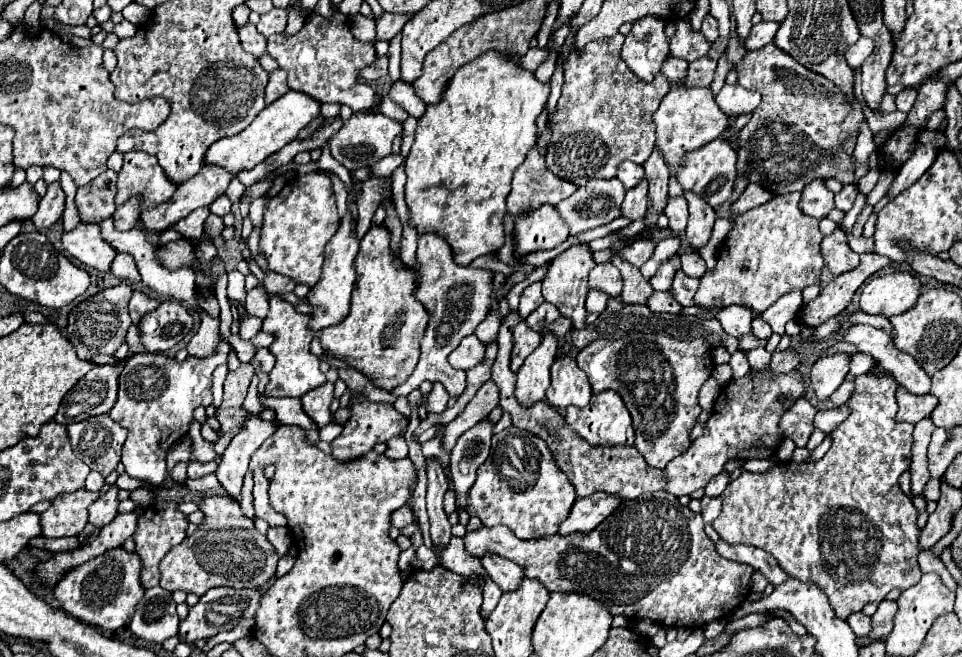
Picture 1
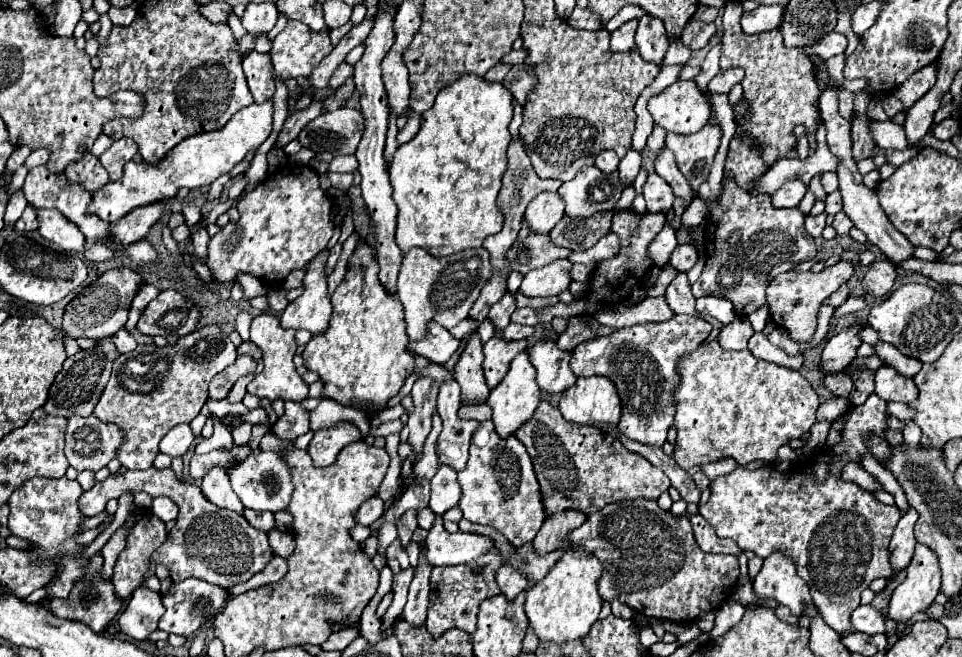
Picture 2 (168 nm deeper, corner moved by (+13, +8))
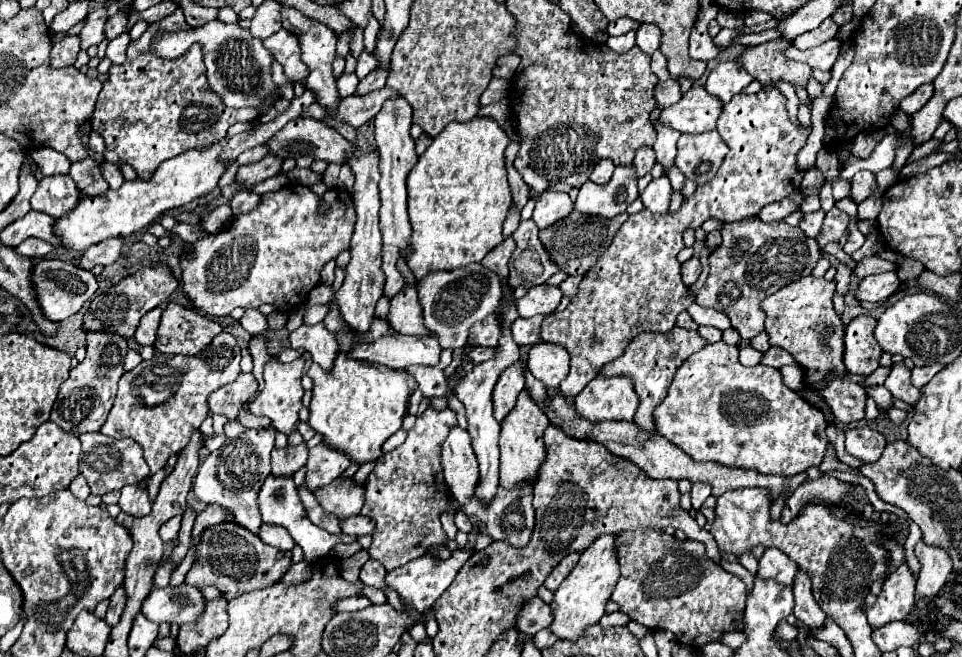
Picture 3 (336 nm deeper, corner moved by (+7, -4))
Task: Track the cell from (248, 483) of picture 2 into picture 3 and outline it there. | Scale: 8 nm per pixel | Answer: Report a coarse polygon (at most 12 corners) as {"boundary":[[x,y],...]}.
{"boundary":[[293,476],[265,478],[257,496],[263,522],[286,528],[316,562],[337,542],[311,526]]}

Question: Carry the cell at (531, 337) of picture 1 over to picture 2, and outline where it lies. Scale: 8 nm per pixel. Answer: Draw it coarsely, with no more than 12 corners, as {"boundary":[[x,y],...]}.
{"boundary":[[495,336],[483,346],[483,372],[495,388],[527,340],[503,344]]}

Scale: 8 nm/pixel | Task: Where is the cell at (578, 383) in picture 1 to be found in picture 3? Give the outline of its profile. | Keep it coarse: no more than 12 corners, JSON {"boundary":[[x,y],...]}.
{"boundary":[[539,342],[529,372],[549,390],[569,374],[569,352]]}

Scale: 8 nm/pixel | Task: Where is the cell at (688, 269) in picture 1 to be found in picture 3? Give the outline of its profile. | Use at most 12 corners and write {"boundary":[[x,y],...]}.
{"boundary":[[699,258],[681,264],[683,284],[691,286],[701,274]]}

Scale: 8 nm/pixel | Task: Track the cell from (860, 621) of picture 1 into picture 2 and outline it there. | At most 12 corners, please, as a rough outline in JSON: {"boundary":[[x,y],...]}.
{"boundary":[[859,606],[851,614],[857,632],[885,634],[883,612]]}

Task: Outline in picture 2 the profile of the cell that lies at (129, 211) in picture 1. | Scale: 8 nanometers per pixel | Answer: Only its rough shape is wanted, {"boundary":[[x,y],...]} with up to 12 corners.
{"boundary":[[271,100],[219,132],[181,140],[159,164],[127,162],[87,212],[115,222],[209,186],[271,134]]}

